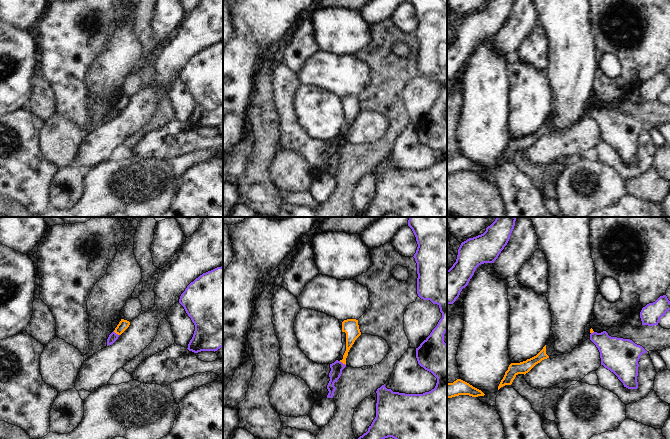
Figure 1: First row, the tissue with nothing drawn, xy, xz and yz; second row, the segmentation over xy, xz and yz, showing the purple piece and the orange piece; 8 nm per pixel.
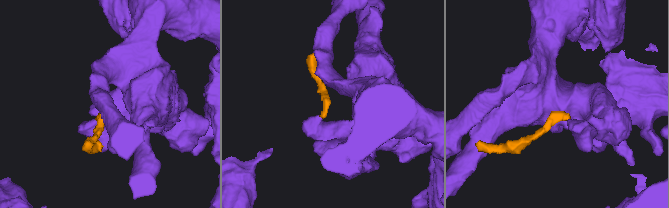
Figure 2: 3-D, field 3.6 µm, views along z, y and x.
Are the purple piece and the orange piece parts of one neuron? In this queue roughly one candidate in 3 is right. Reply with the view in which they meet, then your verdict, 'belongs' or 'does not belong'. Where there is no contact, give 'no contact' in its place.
xz | does not belong

